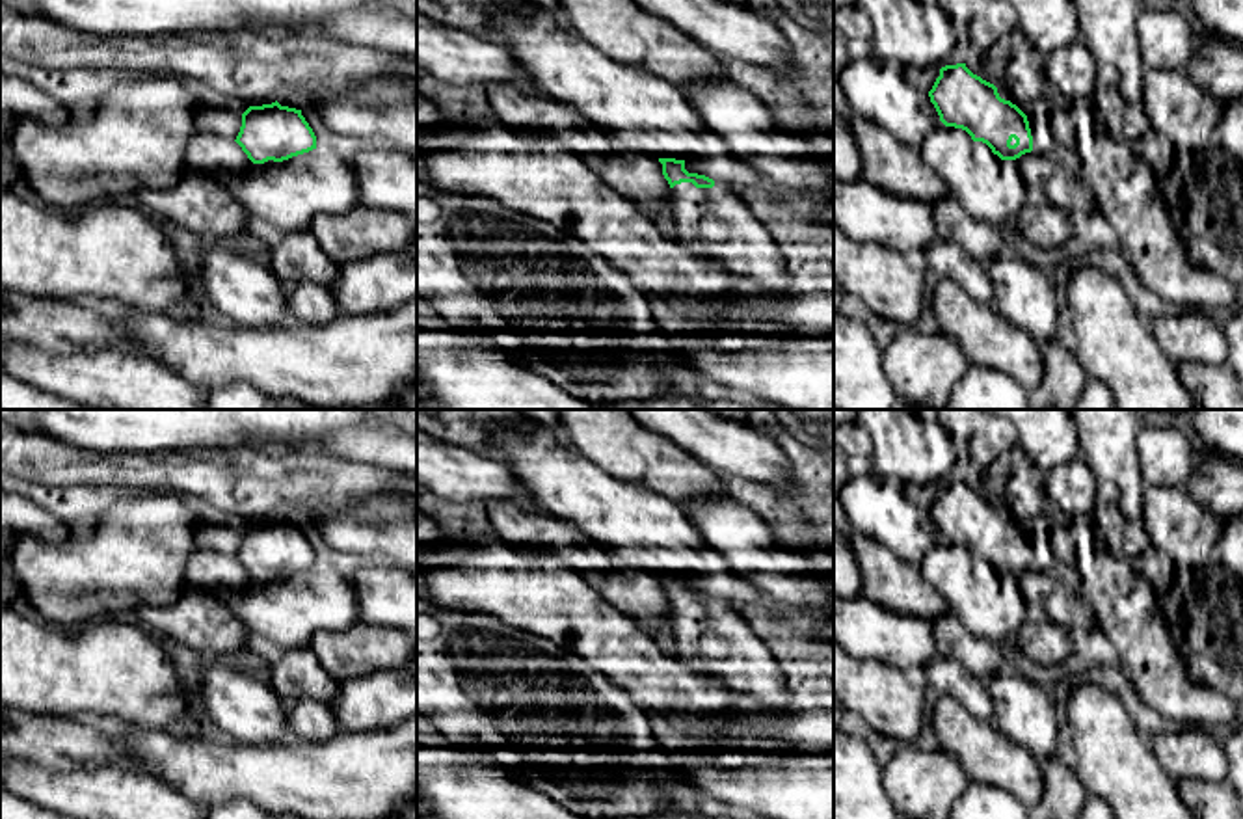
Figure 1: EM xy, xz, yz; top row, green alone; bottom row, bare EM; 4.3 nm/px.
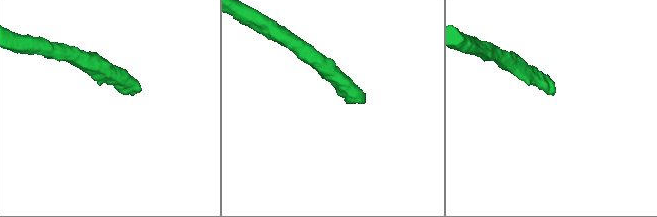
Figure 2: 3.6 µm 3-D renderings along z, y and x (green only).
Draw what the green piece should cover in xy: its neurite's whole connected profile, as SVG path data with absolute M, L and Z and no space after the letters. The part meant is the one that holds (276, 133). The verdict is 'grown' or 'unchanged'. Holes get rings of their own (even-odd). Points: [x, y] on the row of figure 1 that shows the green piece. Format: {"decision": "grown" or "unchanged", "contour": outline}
{"decision": "unchanged", "contour": "M277 101L249 106L234 140L253 164L283 162L316 149L316 136L301 110L281 106Z"}

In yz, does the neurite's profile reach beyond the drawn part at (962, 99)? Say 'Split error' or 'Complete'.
Complete

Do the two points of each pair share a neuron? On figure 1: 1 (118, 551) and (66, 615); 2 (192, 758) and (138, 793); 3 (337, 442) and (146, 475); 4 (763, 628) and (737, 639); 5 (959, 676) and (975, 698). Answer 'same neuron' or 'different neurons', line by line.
1: same neuron
2: different neurons
3: different neurons
4: different neurons
5: same neuron

